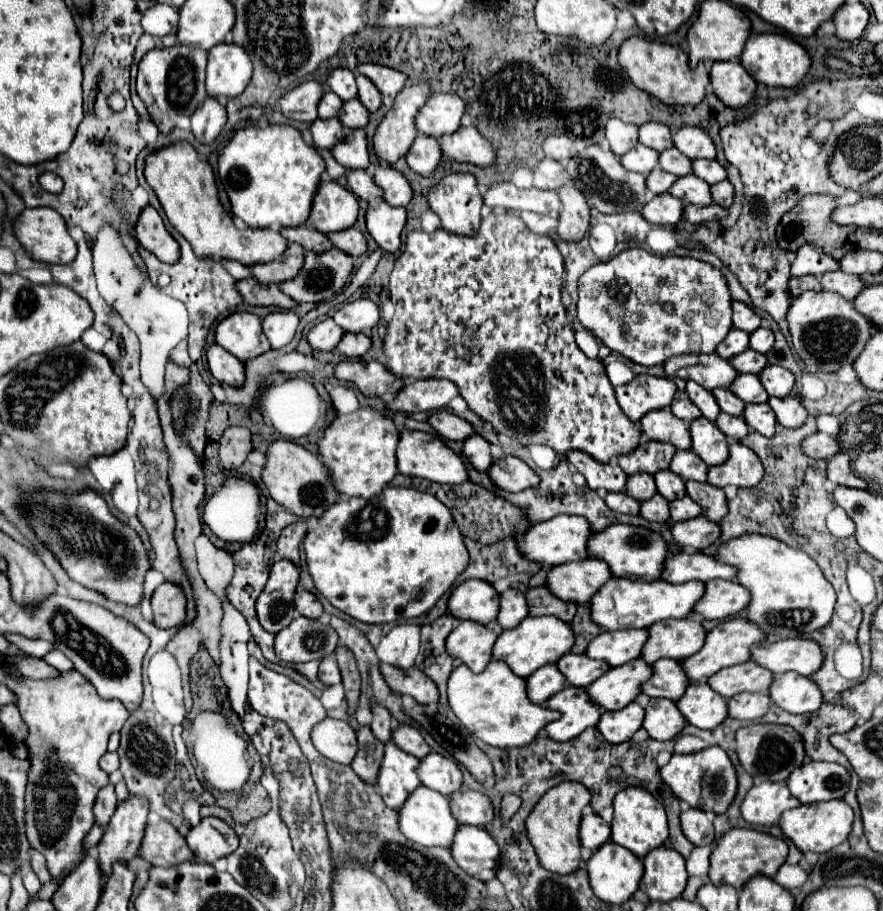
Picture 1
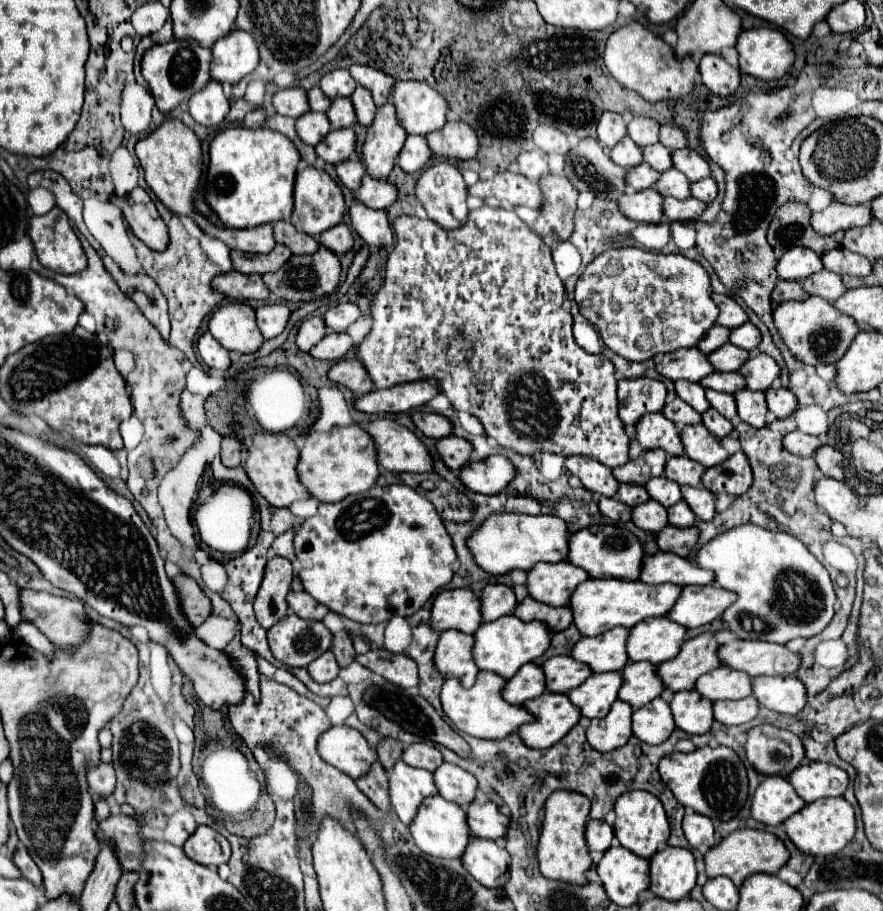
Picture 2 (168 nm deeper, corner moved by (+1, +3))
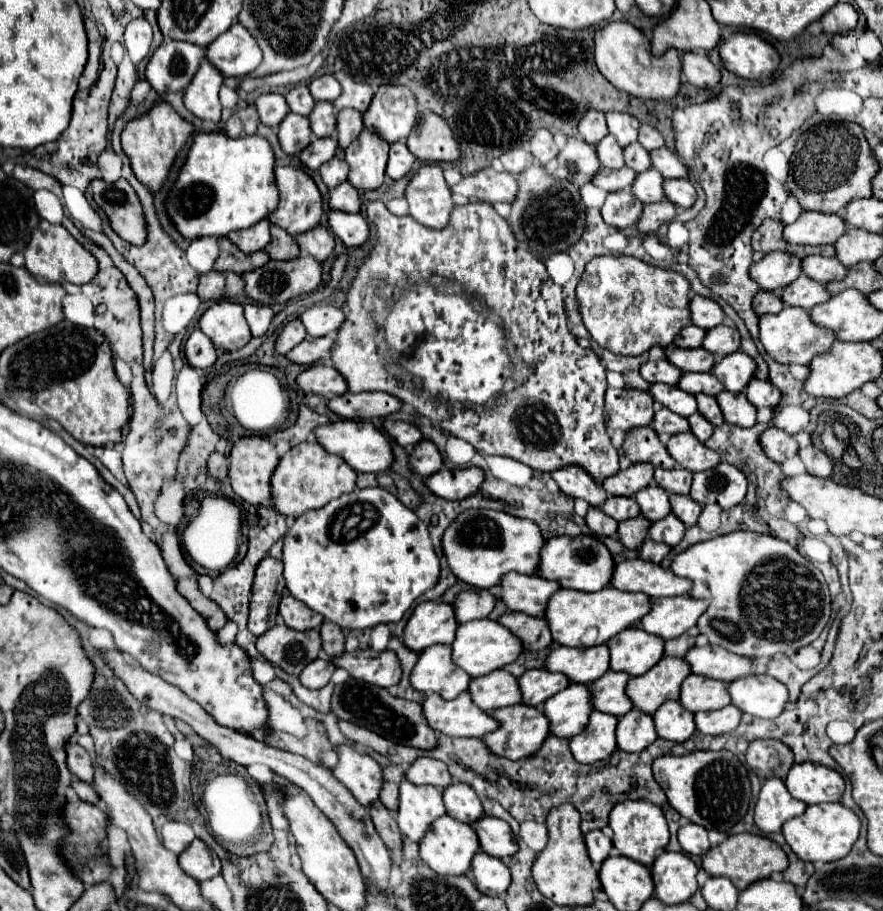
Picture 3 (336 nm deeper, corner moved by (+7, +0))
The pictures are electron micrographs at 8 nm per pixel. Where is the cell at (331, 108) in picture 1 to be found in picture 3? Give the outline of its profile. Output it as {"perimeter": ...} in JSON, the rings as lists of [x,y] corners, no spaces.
{"perimeter":[[[297,84],[285,98],[287,98],[287,104],[289,104],[291,112],[301,114],[301,116],[307,116],[315,106],[315,100],[309,94],[309,88],[305,84]]]}

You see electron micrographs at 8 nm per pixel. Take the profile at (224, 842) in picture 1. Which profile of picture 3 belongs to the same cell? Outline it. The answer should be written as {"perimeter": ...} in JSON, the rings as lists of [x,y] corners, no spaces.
{"perimeter":[[[195,838],[181,854],[179,854],[179,864],[181,868],[197,878],[199,882],[203,880],[209,880],[213,876],[217,876],[221,872],[221,868],[217,868],[213,864],[213,856],[211,856],[211,850],[207,848],[207,844],[199,838]]]}

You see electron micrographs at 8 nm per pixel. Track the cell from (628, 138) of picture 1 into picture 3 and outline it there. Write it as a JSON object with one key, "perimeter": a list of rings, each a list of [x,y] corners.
{"perimeter":[[[589,110],[579,122],[579,134],[585,142],[595,146],[601,138],[605,138],[605,134],[609,134],[605,126],[605,114],[599,110]]]}

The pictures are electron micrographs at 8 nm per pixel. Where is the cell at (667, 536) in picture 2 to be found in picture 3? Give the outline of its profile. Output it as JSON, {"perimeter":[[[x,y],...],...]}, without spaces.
{"perimeter":[[[647,538],[647,540],[643,542],[643,546],[641,546],[641,558],[659,564],[659,562],[669,554],[669,550],[671,550],[669,546],[659,544],[659,542],[653,542],[651,538]]]}

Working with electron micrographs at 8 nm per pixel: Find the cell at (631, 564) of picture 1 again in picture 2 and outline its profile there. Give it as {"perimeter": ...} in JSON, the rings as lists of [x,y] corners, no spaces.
{"perimeter":[[[591,525],[571,535],[569,539],[569,553],[567,563],[581,567],[587,571],[591,579],[623,579],[635,581],[639,575],[639,561],[643,559],[643,547],[639,539],[615,525]]]}

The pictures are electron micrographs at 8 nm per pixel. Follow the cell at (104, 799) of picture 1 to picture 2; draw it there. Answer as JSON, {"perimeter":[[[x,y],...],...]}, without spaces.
{"perimeter":[[[101,761],[97,767],[87,769],[87,781],[93,797],[109,797],[115,789],[115,771],[111,763]]]}

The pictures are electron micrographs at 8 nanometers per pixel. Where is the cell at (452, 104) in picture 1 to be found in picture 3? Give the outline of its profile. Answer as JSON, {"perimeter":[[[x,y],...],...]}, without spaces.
{"perimeter":[[[379,86],[369,110],[365,112],[365,128],[375,130],[383,140],[403,142],[419,122],[417,98],[407,86]]]}

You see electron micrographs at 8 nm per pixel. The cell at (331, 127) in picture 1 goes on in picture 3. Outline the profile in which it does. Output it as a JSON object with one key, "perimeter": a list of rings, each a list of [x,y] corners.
{"perimeter":[[[289,112],[285,116],[285,120],[279,124],[277,136],[279,136],[281,148],[287,154],[297,156],[301,150],[305,150],[311,144],[313,132],[309,130],[309,120],[305,116],[299,116],[299,114]]]}

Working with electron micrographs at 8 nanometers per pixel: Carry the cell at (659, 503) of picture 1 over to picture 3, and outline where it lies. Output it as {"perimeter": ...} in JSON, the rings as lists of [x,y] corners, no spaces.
{"perimeter":[[[637,516],[637,518],[631,518],[631,520],[625,520],[625,522],[619,522],[619,540],[627,546],[627,548],[641,548],[641,542],[645,542],[647,534],[649,534],[649,526],[651,522],[645,518],[645,516]]]}

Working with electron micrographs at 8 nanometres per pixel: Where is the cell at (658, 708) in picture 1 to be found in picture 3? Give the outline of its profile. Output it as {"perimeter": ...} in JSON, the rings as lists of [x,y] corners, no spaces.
{"perimeter":[[[641,710],[627,712],[617,724],[617,746],[625,752],[641,752],[657,740],[653,716]]]}

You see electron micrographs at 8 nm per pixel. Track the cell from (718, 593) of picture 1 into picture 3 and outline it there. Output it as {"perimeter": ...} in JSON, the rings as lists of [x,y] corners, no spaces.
{"perimeter":[[[689,596],[653,598],[651,612],[641,618],[639,626],[663,640],[671,640],[697,626],[697,618],[705,612],[705,606],[709,606],[709,602]]]}

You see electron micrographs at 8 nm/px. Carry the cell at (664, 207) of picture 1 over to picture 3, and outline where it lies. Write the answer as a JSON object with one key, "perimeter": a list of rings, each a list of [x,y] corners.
{"perimeter":[[[629,190],[611,192],[601,208],[601,216],[609,226],[615,226],[619,230],[635,226],[637,218],[641,218],[643,202],[637,202]]]}

